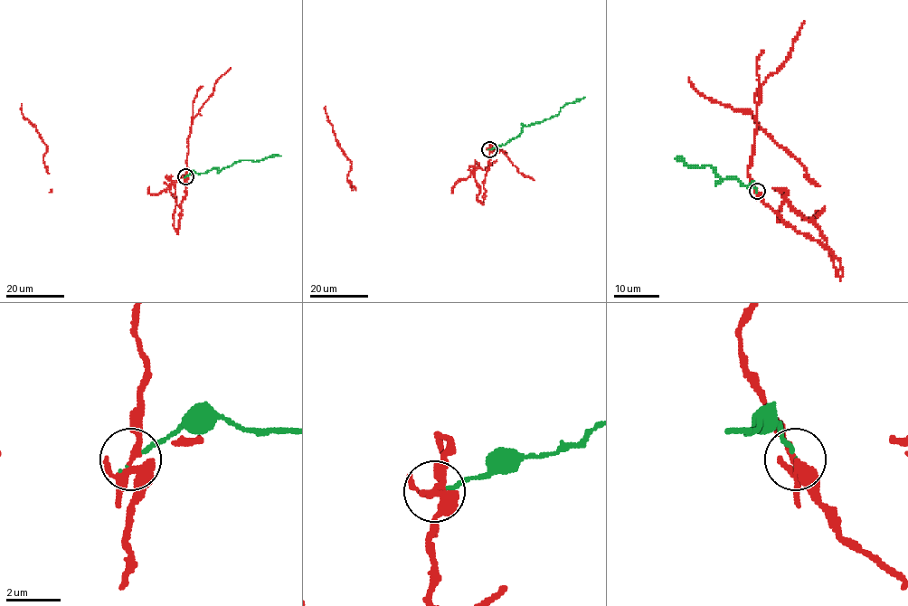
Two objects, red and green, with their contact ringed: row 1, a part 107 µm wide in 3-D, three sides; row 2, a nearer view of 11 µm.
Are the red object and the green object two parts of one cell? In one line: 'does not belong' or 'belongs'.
does not belong

